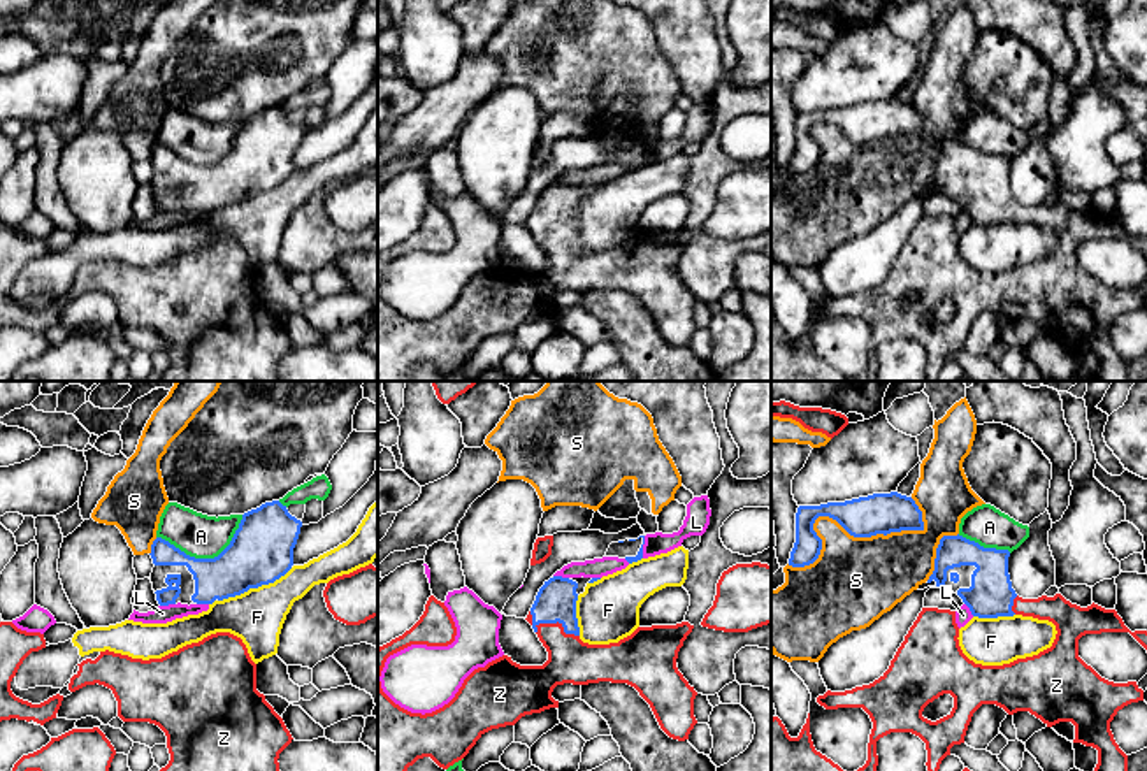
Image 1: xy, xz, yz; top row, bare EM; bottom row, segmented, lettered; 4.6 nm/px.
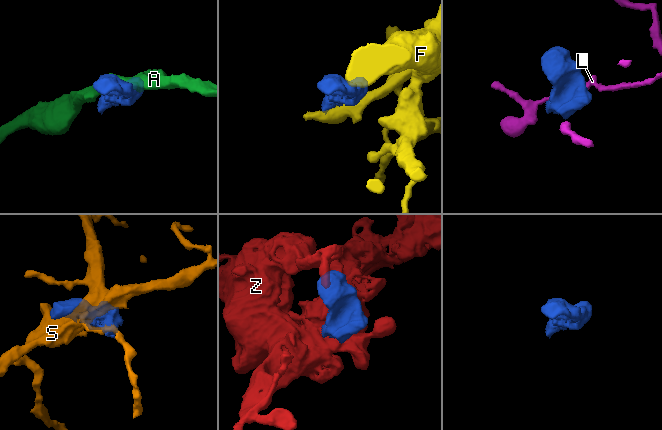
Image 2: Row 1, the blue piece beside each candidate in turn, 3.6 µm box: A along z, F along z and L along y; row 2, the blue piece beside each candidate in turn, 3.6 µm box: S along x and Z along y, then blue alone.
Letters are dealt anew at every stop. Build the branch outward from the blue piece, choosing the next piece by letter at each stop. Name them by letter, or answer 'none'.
Z

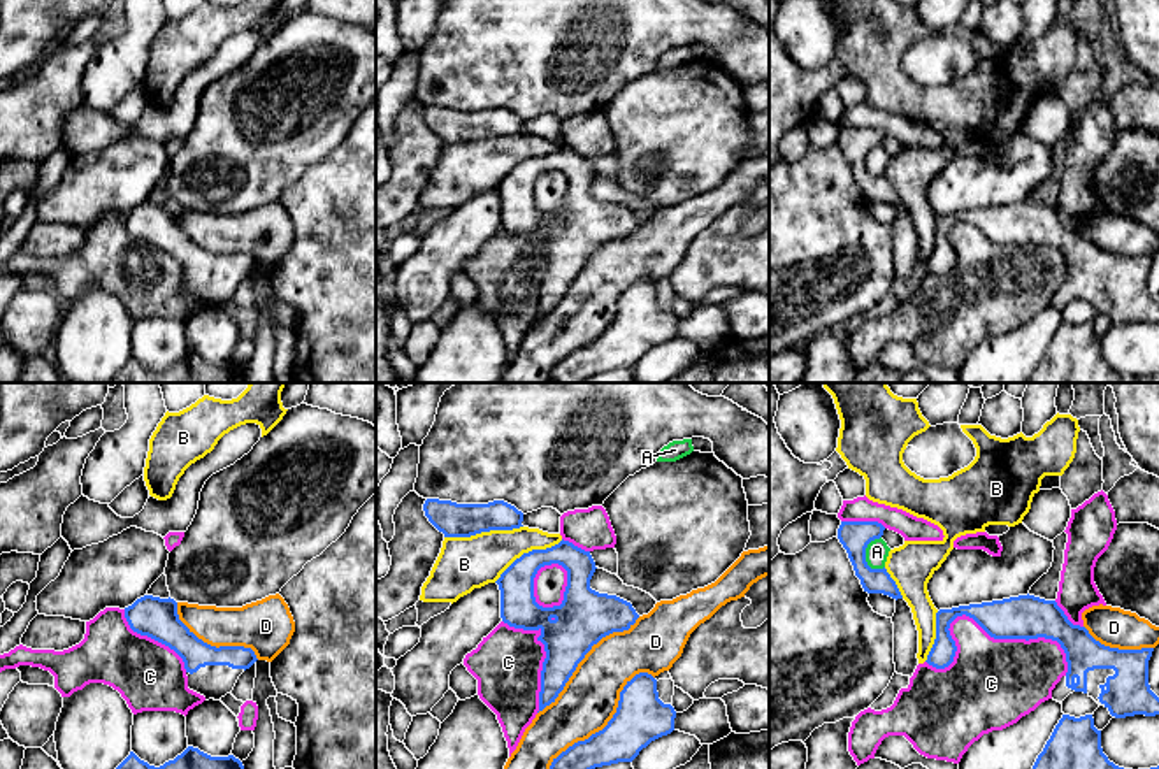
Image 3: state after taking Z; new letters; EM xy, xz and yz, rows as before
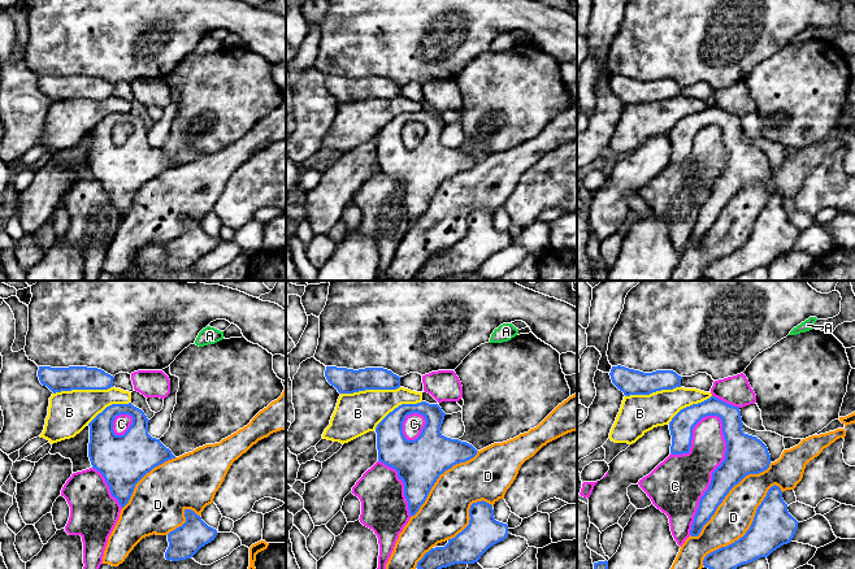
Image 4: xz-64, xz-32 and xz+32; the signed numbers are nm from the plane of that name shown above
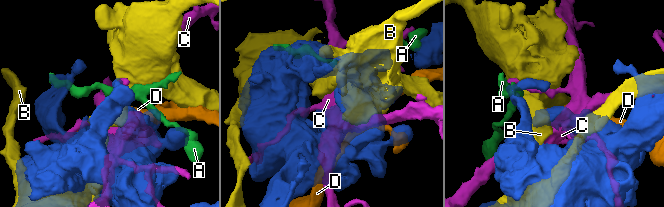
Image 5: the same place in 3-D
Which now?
none

